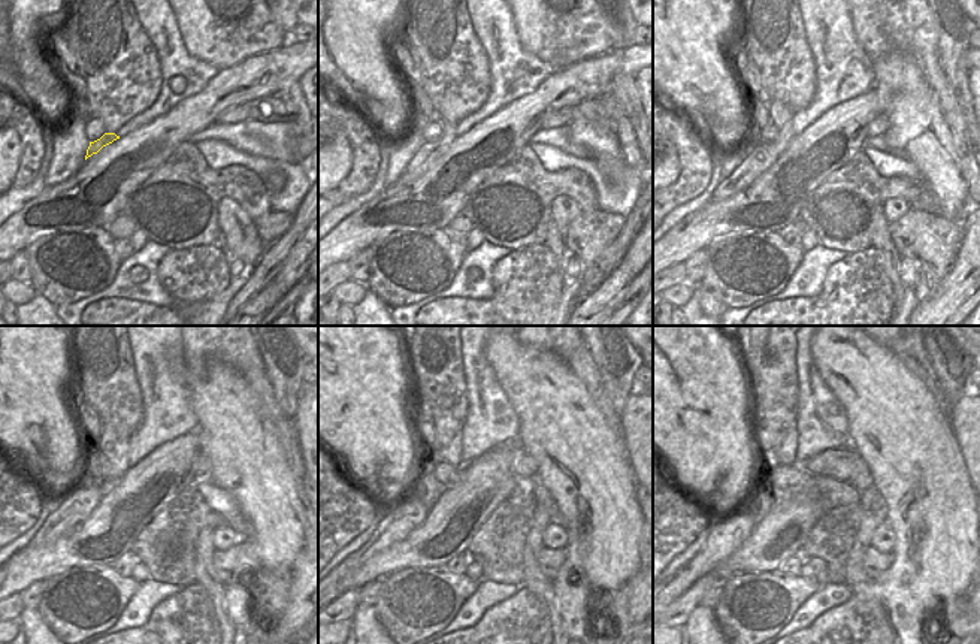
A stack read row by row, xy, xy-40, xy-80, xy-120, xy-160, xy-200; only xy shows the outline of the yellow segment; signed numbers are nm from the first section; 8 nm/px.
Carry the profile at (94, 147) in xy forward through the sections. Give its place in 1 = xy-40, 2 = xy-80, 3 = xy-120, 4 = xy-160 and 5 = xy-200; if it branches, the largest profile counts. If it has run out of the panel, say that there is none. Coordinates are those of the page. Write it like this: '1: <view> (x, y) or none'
1: xy-40 (429, 153)
2: xy-80 (762, 156)
3: xy-120 (114, 443)
4: xy-160 (408, 513)
5: xy-200 (731, 529)

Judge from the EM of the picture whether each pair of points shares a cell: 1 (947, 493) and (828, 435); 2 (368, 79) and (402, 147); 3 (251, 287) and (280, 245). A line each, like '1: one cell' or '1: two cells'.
1: two cells
2: two cells
3: one cell

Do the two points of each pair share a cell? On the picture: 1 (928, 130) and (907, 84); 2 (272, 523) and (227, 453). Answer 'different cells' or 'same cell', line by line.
1: same cell
2: same cell

